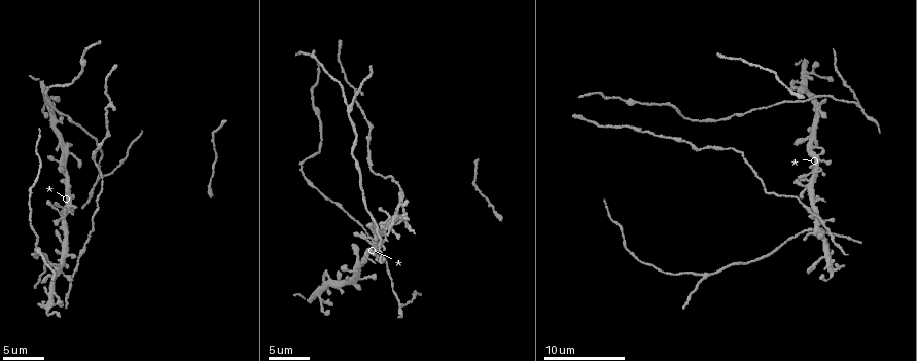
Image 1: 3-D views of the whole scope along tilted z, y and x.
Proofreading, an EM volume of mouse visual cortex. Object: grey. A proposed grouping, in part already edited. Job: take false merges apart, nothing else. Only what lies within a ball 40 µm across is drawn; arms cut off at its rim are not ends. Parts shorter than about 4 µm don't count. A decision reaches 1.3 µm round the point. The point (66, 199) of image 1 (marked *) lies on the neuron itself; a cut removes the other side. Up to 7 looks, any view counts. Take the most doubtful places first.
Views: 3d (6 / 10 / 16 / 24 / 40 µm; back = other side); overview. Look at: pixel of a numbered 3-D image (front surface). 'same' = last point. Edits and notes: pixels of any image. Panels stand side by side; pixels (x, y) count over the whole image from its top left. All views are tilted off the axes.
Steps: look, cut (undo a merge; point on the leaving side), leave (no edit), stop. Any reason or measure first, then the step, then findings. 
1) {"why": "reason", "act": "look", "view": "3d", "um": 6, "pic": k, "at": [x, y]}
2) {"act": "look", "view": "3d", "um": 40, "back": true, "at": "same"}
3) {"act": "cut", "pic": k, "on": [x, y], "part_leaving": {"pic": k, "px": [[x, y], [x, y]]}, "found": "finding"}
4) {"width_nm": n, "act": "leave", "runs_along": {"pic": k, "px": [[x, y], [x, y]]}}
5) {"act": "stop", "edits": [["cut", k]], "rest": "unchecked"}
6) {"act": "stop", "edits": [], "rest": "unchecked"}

{"why": "three arms meet", "act": "look", "view": "3d", "um": 10, "pic": 1, "at": [812, 213]}

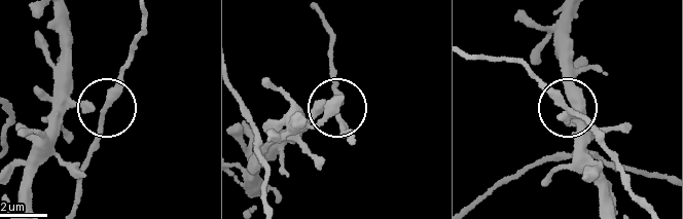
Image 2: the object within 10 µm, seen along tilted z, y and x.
{"side_arm_um": 7, "act": "leave", "found": "continuous, no second neuron"}

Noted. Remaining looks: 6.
{"act": "look", "view": "3d", "um": 10, "pic": 1, "at": [376, 229]}

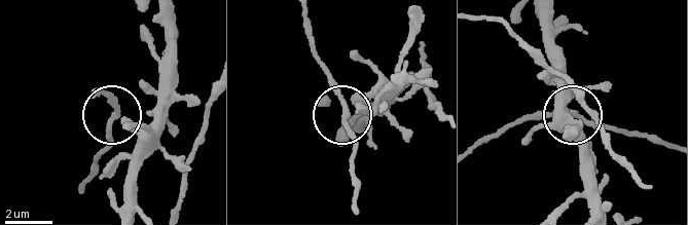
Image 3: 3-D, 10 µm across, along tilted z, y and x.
{"act": "leave", "found": "one neuron here"}

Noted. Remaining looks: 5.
{"why": "a fork", "act": "look", "view": "3d", "um": 16, "pic": 1, "at": [705, 276]}

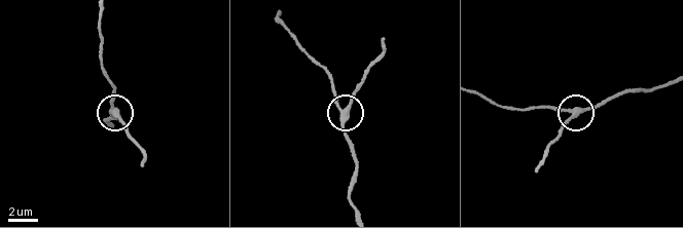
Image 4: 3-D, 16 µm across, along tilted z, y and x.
{"arms": 3, "act": "leave", "runs_along": {"pic": 4, "px": [[356, 210], [349, 189], [354, 159], [343, 120], [363, 71]]}, "found": "continuous, no second neuron"}

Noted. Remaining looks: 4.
{"act": "stop", "edits": [], "rest": "unchecked"}

